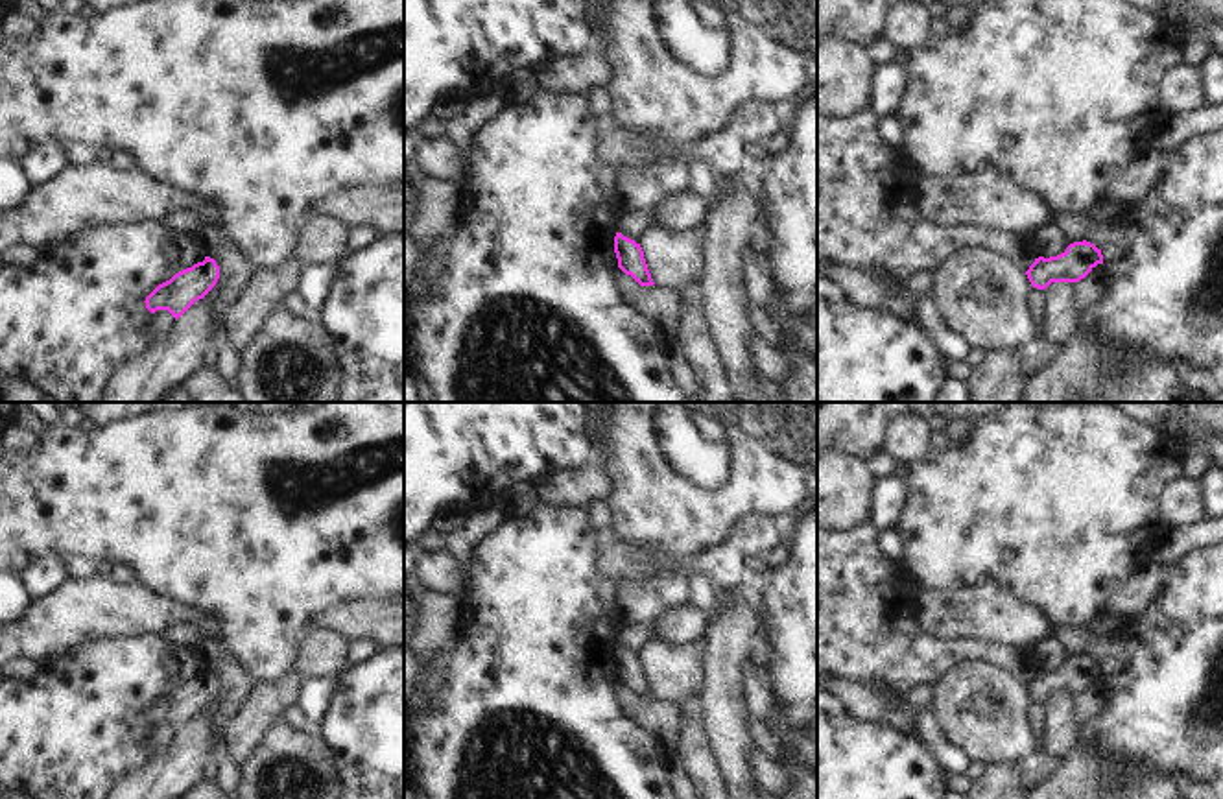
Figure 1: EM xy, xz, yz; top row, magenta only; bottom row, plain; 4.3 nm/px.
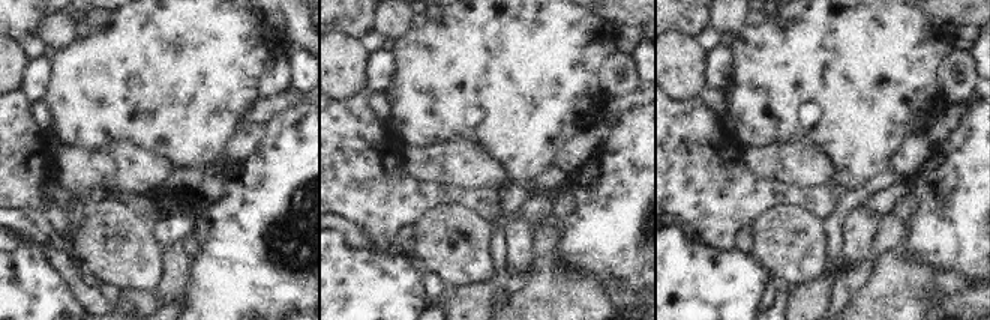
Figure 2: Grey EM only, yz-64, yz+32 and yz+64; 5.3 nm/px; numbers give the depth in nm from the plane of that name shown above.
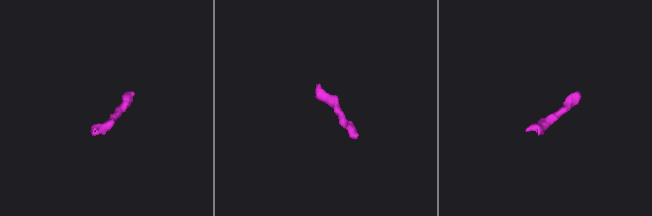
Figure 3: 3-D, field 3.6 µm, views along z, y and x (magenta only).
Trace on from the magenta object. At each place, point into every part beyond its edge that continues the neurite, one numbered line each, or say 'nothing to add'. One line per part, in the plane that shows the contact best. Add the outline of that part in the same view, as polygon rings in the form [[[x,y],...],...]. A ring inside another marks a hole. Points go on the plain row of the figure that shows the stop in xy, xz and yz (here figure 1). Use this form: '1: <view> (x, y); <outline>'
nothing to add

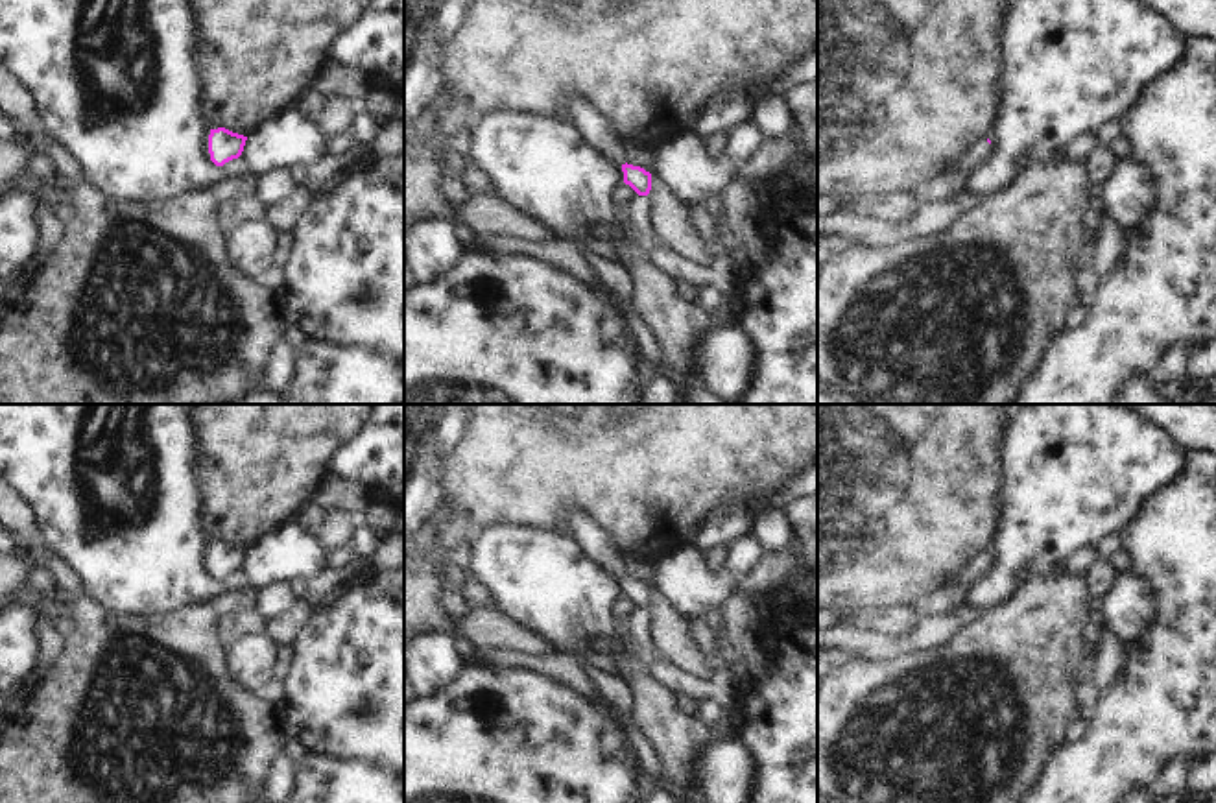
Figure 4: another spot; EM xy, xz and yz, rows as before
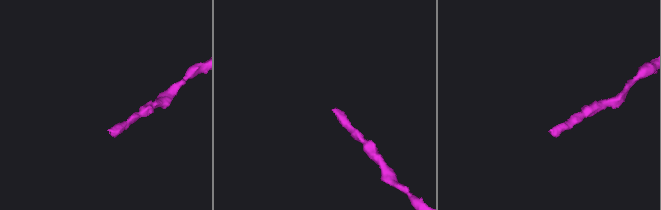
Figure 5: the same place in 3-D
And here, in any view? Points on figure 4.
1: yz (980, 562); [[[980,552],[963,569],[950,574],[945,580],[943,587],[972,585],[989,567],[991,567],[991,557],[987,556],[987,552]]]

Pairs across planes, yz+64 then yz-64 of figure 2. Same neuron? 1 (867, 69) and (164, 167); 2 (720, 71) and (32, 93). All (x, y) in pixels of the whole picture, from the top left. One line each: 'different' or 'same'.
1: different
2: same

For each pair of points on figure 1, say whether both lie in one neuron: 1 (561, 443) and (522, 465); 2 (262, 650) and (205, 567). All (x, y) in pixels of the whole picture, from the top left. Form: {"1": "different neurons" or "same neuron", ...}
{"1": "same neuron", "2": "same neuron"}

